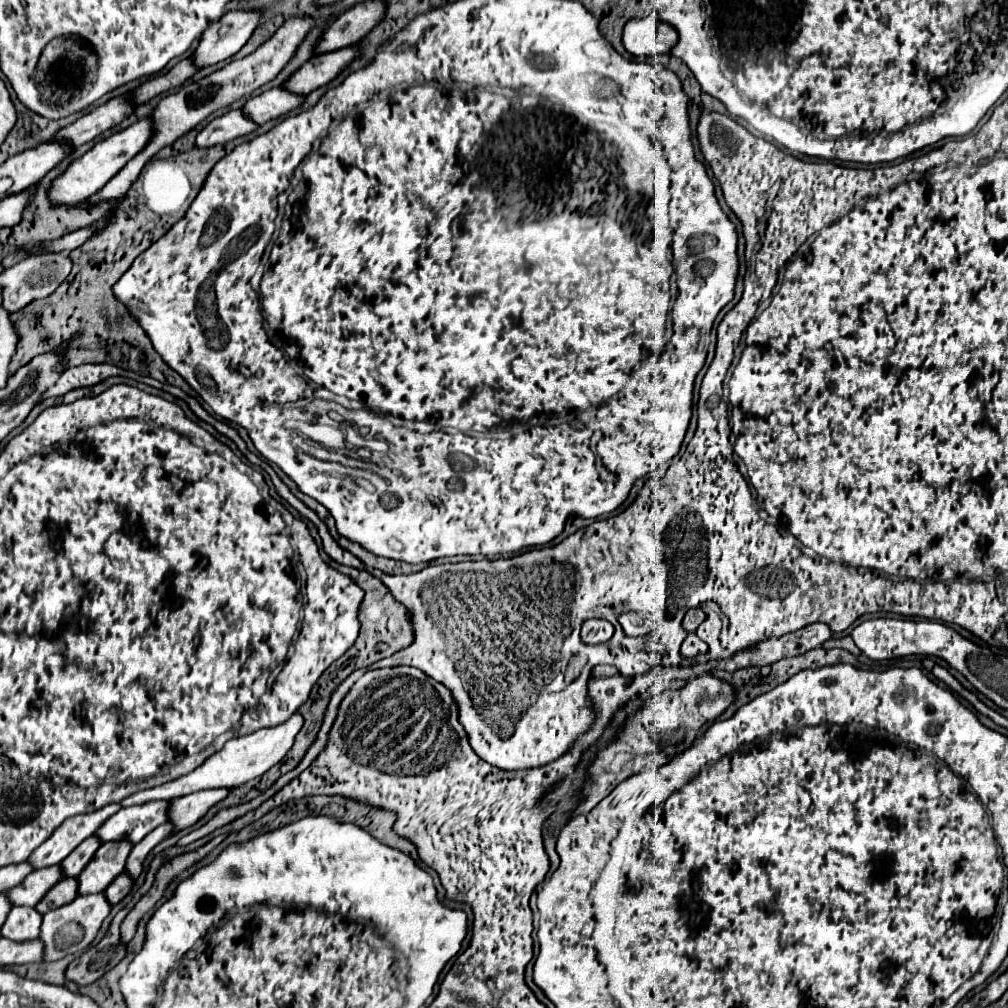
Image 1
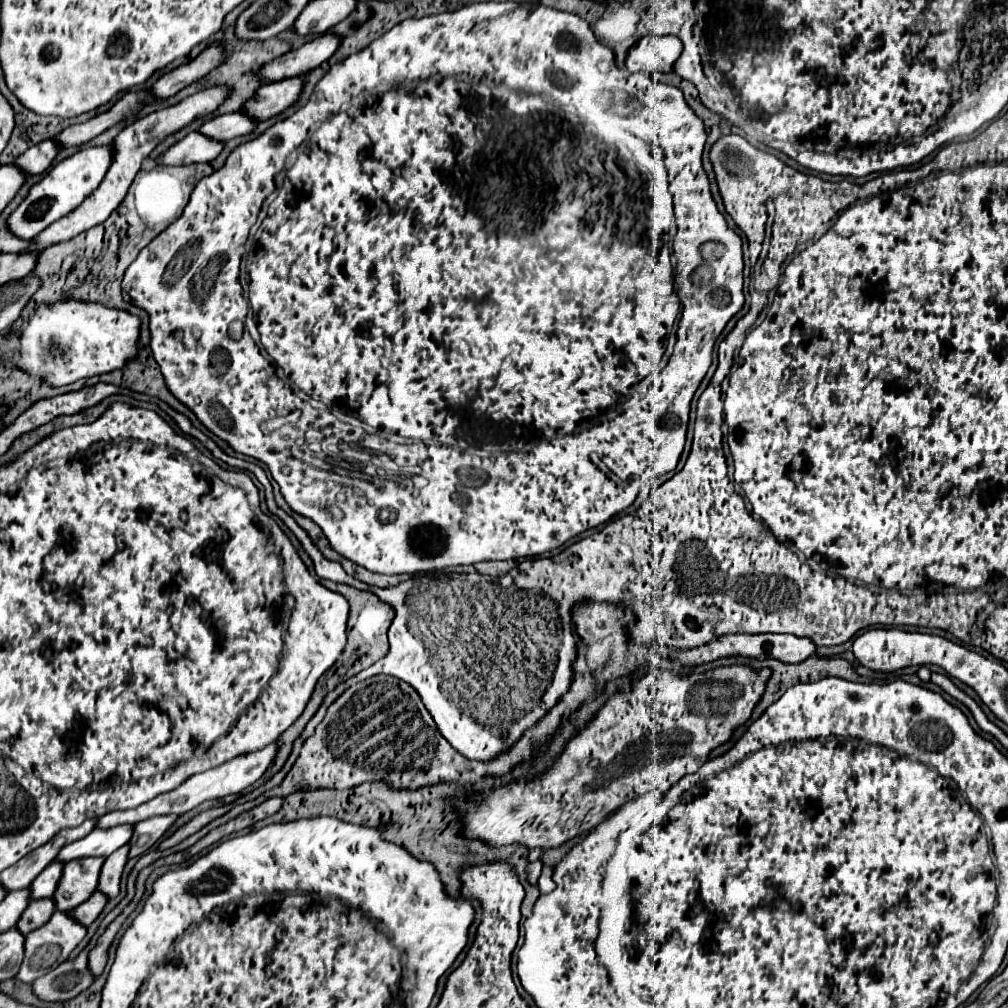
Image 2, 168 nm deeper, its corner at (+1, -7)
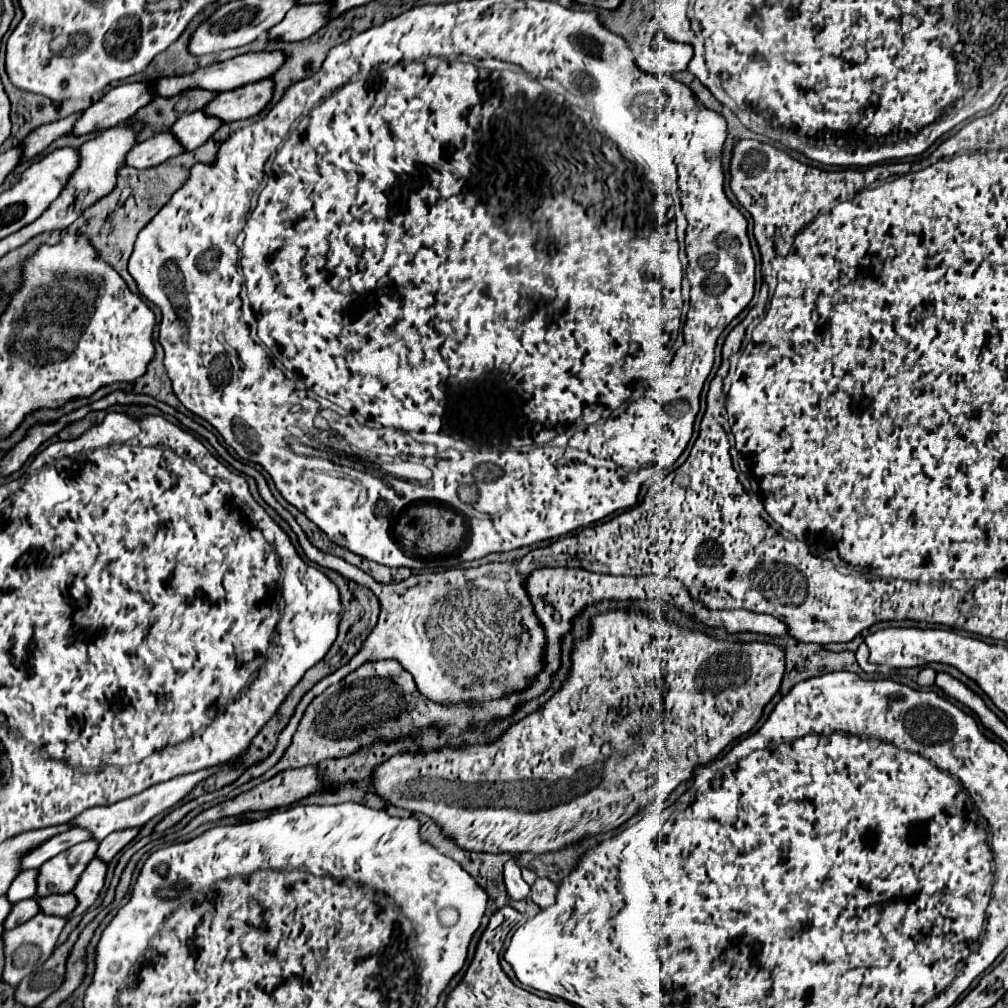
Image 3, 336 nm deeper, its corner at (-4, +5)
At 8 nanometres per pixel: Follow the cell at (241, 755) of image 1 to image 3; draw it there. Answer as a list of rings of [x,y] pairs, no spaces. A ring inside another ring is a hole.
[[[237,759],[235,763],[225,763],[225,765],[215,765],[215,767],[207,767],[207,769],[201,769],[201,771],[193,771],[193,773],[185,773],[185,775],[177,775],[165,783],[159,783],[159,785],[153,785],[149,789],[145,789],[143,793],[139,795],[133,795],[129,799],[123,799],[123,801],[117,801],[113,805],[107,805],[107,807],[91,807],[89,811],[83,811],[77,819],[73,819],[71,823],[75,823],[77,827],[85,827],[87,831],[91,831],[97,839],[97,841],[103,841],[109,833],[117,831],[117,829],[127,829],[127,827],[139,827],[139,825],[145,825],[149,819],[153,819],[155,815],[161,815],[165,809],[171,809],[175,807],[185,795],[191,793],[191,789],[205,781],[207,777],[213,777],[217,773],[221,773],[225,767],[237,767],[241,761]]]

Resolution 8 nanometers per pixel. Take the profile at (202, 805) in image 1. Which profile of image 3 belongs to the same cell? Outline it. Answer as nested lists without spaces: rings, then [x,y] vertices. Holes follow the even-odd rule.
[[[129,827],[129,829],[123,829],[123,831],[113,831],[113,835],[107,835],[99,843],[97,857],[105,859],[105,861],[111,861],[129,841],[133,841],[137,837],[139,831],[141,831],[141,827]]]

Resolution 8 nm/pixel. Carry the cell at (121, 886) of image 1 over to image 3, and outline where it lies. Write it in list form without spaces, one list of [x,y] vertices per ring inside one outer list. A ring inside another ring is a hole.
[[[73,893],[69,895],[49,895],[45,899],[37,899],[41,903],[41,911],[47,915],[69,915],[77,907],[77,897]]]

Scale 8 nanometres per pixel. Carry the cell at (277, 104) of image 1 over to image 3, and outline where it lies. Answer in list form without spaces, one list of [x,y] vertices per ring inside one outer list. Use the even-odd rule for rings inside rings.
[[[195,111],[189,115],[183,115],[181,119],[177,119],[177,123],[171,127],[173,135],[181,137],[181,141],[185,141],[185,147],[189,147],[189,151],[201,147],[207,139],[213,137],[213,133],[217,131],[217,127],[221,127],[223,121],[219,117],[207,115],[205,111]]]

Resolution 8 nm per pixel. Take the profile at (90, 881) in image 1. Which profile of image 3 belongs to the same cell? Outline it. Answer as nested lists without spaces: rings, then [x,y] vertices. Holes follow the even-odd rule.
[[[85,841],[79,845],[73,845],[69,851],[63,851],[61,855],[55,855],[45,865],[39,867],[39,887],[37,895],[57,895],[57,893],[71,893],[81,879],[85,867],[95,857],[99,843],[97,841]]]

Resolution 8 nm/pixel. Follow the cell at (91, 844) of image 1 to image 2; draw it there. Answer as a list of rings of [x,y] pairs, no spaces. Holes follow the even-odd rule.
[[[60,863],[48,865],[48,867],[32,881],[32,885],[28,887],[32,899],[52,897],[54,891],[56,891],[56,883],[58,883],[58,879],[60,879],[60,873],[62,873],[62,865],[60,865]]]

